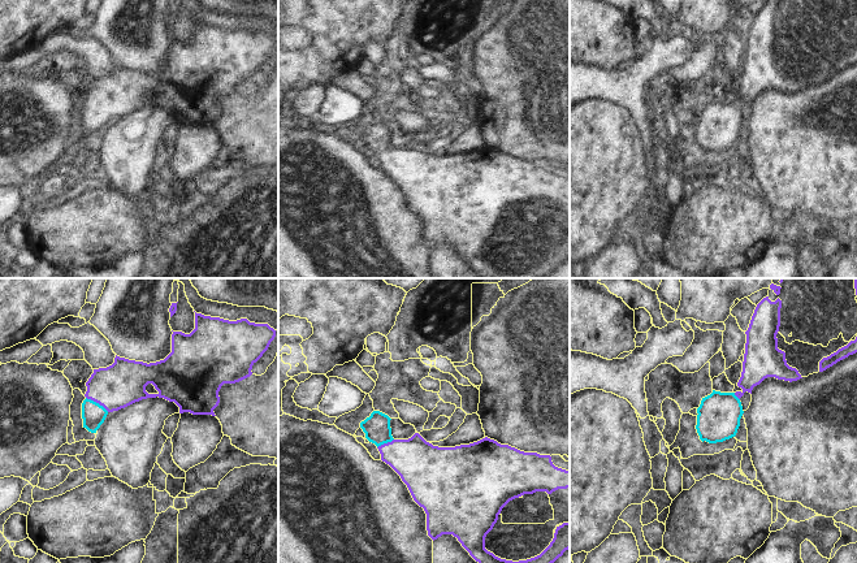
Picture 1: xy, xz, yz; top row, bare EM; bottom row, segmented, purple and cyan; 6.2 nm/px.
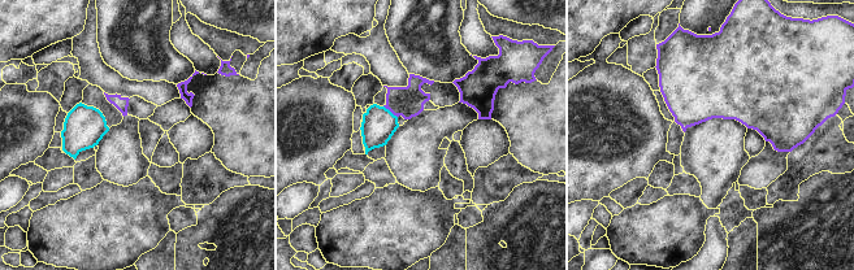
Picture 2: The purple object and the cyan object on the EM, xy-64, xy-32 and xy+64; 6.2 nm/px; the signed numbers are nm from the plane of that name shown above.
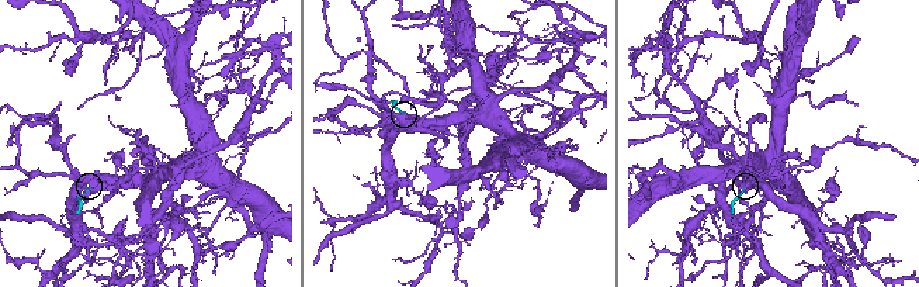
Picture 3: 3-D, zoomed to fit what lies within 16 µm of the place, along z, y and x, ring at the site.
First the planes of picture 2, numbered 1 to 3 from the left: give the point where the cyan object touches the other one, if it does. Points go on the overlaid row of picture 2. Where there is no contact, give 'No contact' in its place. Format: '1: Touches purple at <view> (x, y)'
1: No contact
2: Touches purple at xy-32 (390, 110)
3: No contact

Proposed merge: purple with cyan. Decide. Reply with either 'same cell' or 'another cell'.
same cell

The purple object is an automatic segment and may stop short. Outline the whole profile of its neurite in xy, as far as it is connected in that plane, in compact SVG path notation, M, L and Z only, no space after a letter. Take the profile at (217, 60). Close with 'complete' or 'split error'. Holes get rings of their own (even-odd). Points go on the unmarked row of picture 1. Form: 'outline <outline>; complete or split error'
outline M195 21L195 38L190 43L173 40L172 61L164 69L147 73L116 64L112 74L94 78L82 112L83 137L96 142L109 121L156 105L174 111L179 122L216 125L213 118L220 112L221 95L250 86L252 74L274 46L276 39L268 33L255 33L247 27L229 30Z; split error

